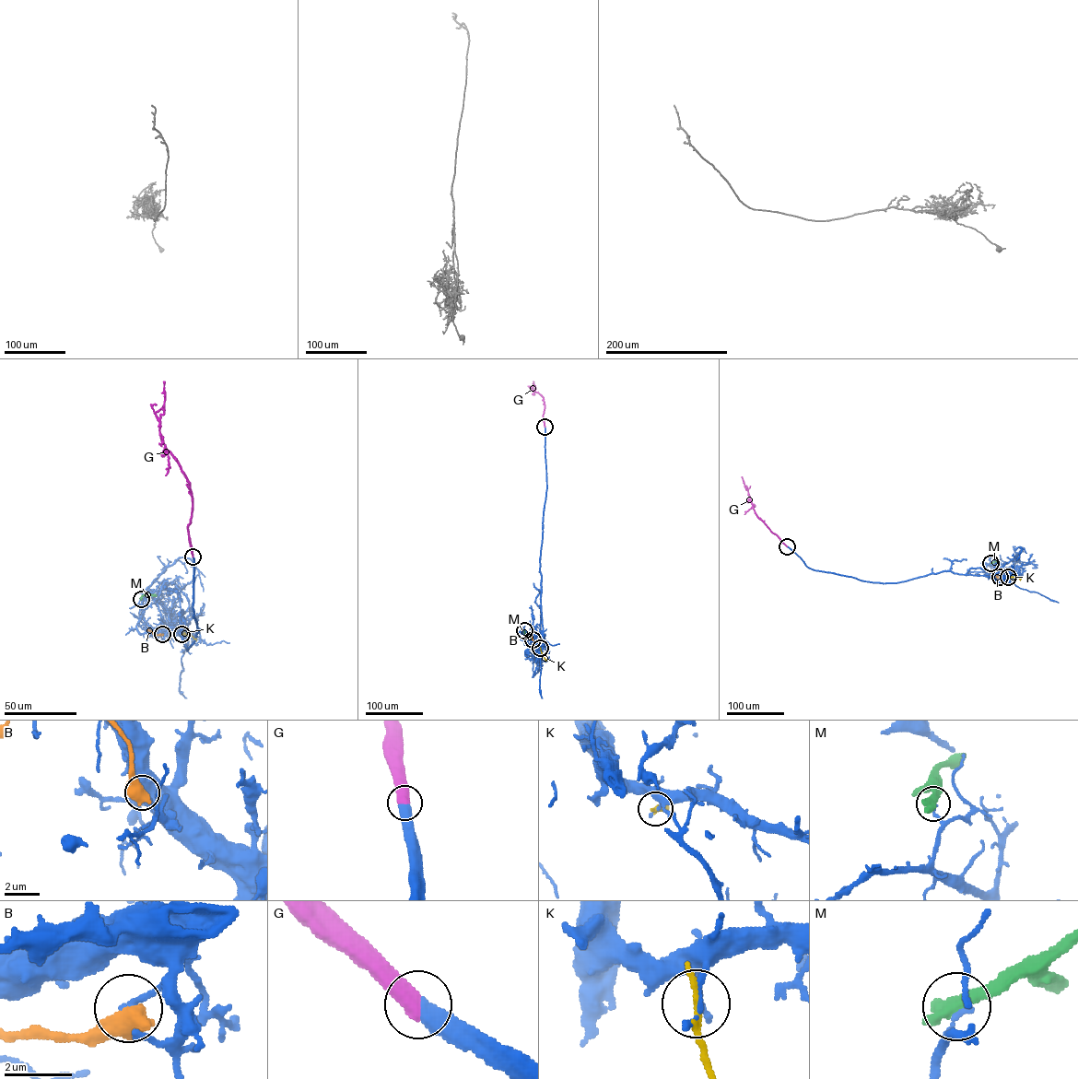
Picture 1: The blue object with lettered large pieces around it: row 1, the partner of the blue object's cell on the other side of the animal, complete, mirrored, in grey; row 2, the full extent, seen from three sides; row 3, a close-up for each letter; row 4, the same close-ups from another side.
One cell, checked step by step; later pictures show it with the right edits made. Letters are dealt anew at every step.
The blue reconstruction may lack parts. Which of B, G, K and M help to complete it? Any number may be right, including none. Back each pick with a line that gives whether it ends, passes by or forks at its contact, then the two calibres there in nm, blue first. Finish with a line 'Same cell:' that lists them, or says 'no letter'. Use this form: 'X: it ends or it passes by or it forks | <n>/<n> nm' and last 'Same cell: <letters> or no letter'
G: it ends | 550/600 nm
Same cell: G

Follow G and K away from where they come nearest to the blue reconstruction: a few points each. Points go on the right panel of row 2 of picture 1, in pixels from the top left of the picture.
G: (787, 546), (755, 512), (742, 476)
K: (1008, 577), (1020, 580)

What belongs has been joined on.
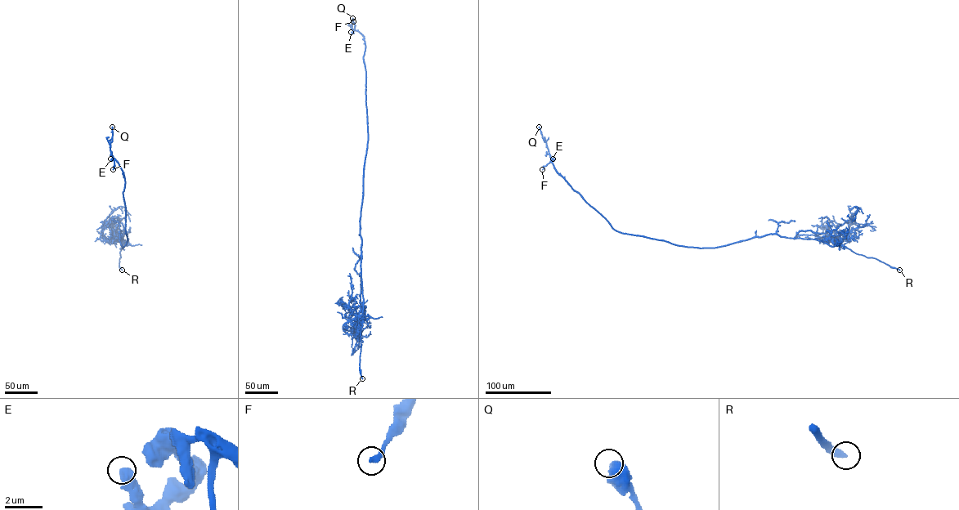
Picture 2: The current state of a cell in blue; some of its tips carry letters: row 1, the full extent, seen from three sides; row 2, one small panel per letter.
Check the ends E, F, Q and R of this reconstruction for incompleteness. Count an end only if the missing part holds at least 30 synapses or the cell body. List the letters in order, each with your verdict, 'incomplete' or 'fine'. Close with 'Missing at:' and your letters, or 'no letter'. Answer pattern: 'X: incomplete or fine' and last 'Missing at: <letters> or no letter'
E: fine
F: fine
Q: fine
R: incomplete
Missing at: R

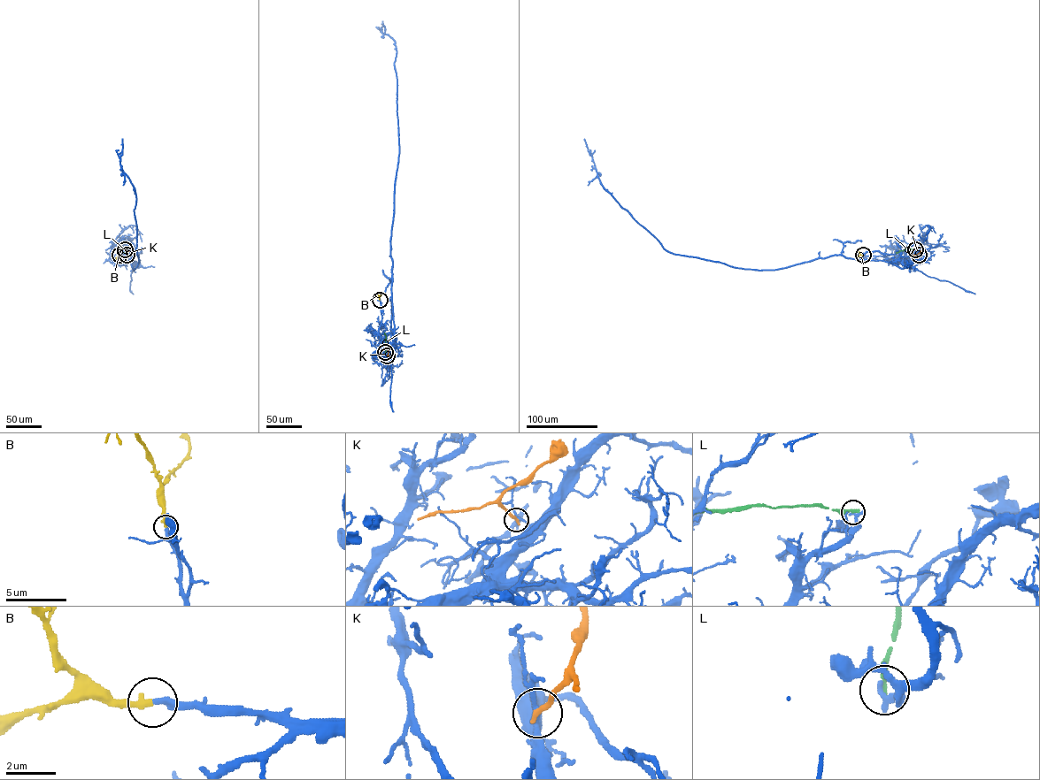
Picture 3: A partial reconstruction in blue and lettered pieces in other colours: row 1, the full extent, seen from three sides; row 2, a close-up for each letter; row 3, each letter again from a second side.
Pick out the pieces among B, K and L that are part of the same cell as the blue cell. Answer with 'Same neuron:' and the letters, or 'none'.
Same neuron: B

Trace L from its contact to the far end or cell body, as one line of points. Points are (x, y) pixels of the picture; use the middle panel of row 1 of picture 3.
L: (385, 352), (384, 332)

